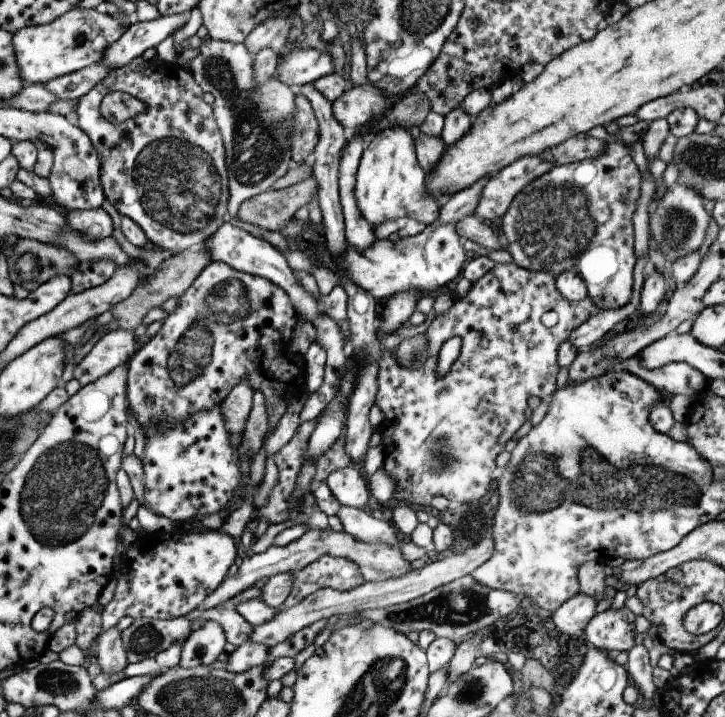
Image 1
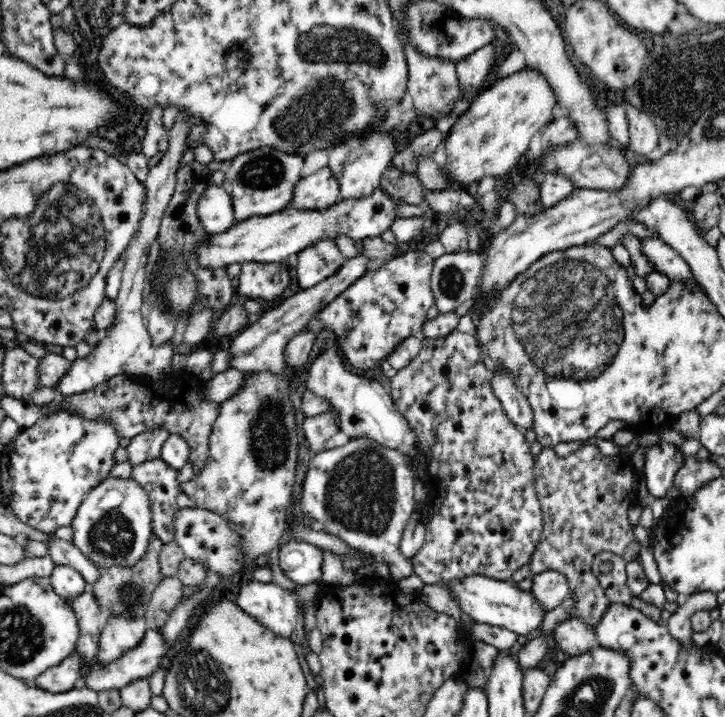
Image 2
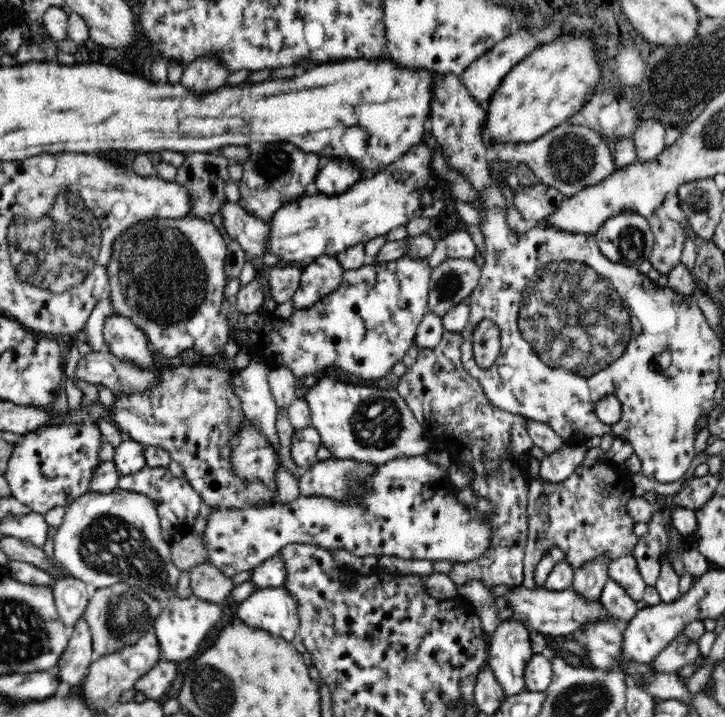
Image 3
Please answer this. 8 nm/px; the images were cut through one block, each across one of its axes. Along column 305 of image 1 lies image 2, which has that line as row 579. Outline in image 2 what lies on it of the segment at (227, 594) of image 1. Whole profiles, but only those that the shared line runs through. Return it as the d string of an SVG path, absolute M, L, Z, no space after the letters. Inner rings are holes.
M547 571L535 575L532 579L532 587L529 592L535 596L538 606L546 613L552 612L556 606L564 602L569 594L568 583L560 572Z

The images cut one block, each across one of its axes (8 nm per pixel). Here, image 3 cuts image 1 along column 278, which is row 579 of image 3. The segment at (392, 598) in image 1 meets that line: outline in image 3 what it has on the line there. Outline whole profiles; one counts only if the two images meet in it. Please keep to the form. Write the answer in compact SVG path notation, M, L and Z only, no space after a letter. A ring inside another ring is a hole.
M632 555L611 560L608 564L608 575L610 580L624 588L632 600L636 602L643 600L647 585L639 574L636 559Z

